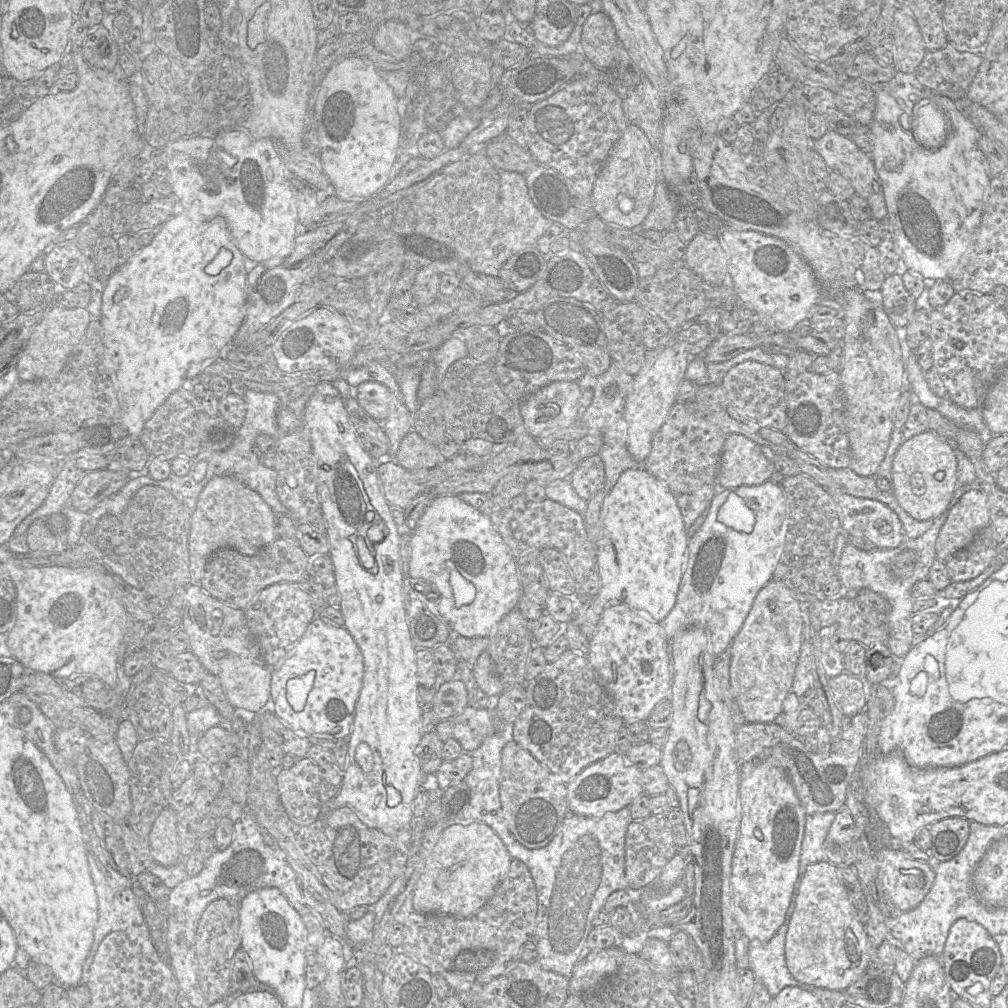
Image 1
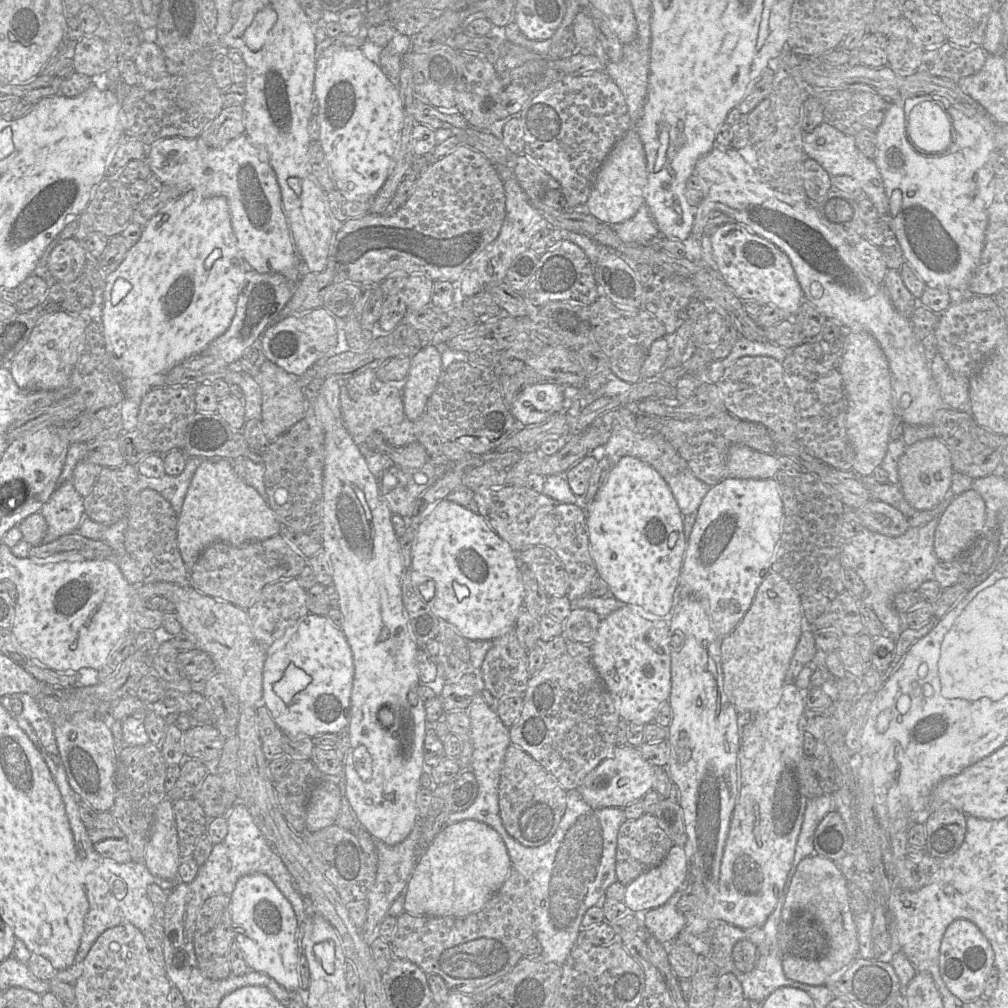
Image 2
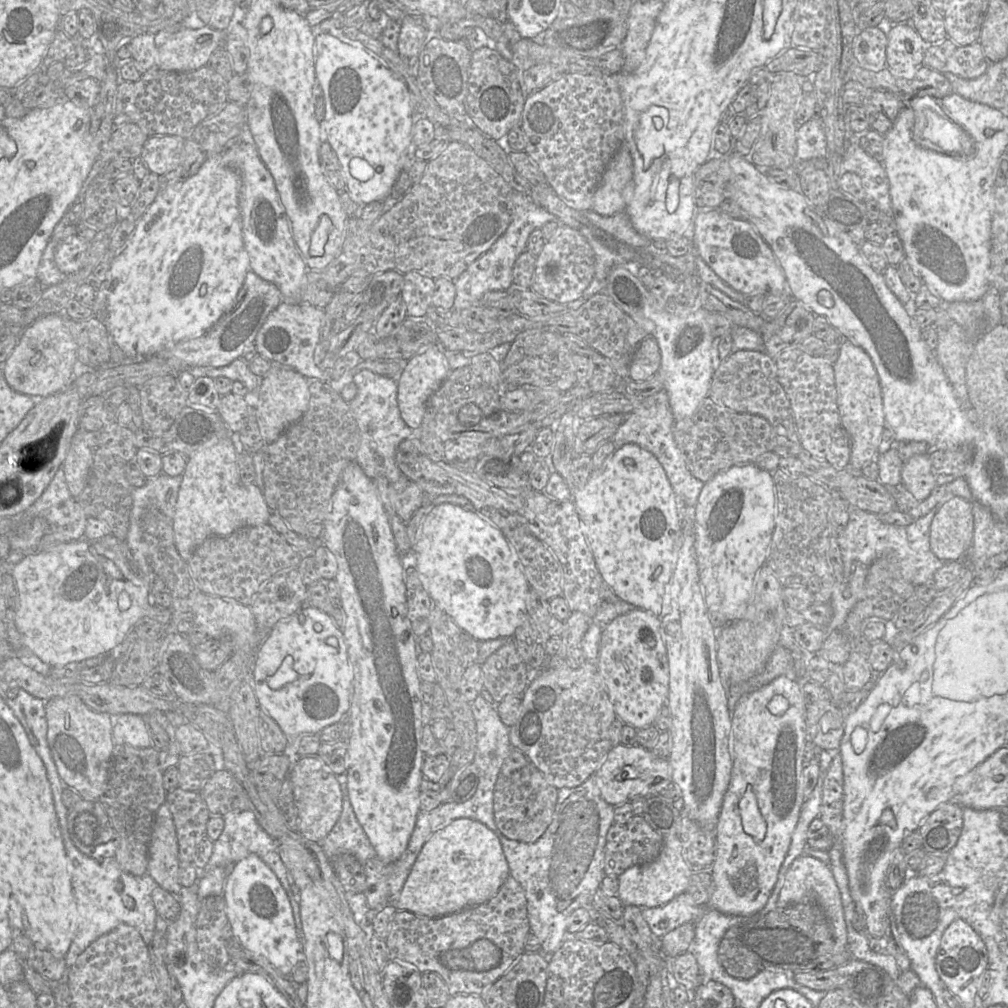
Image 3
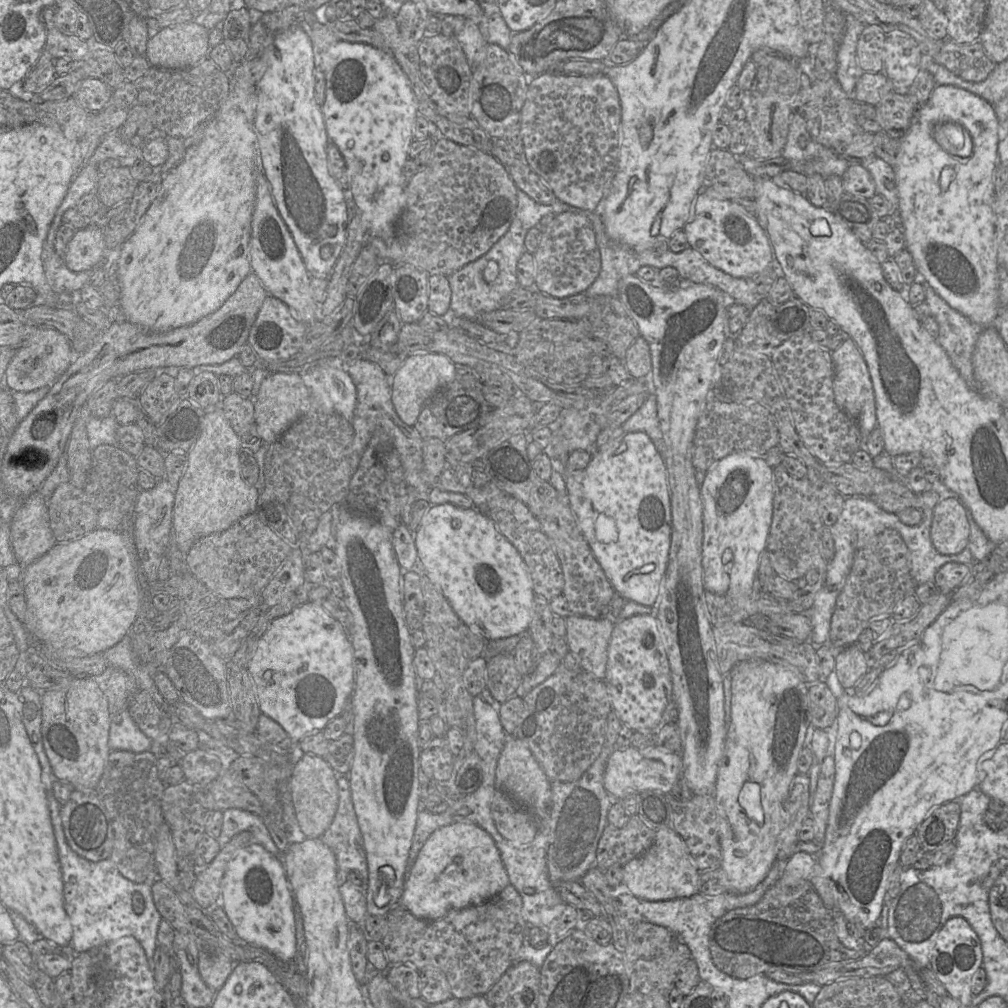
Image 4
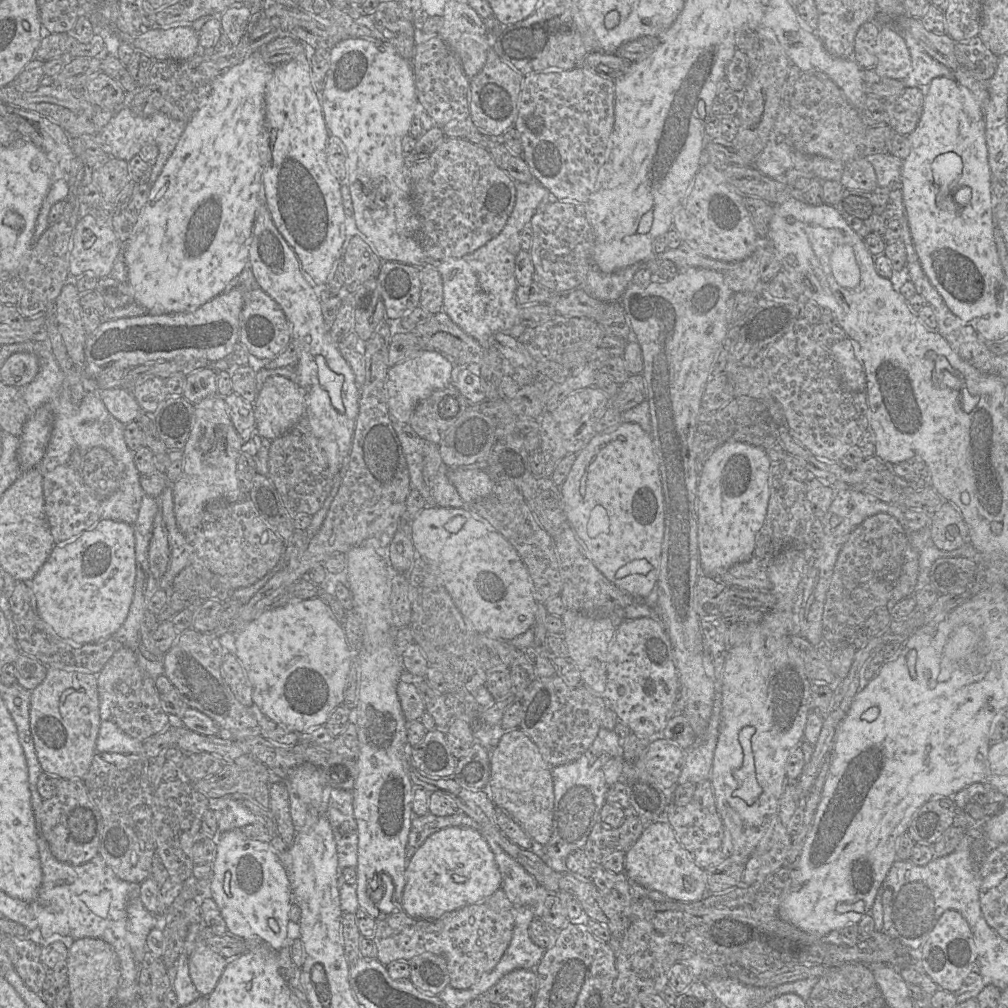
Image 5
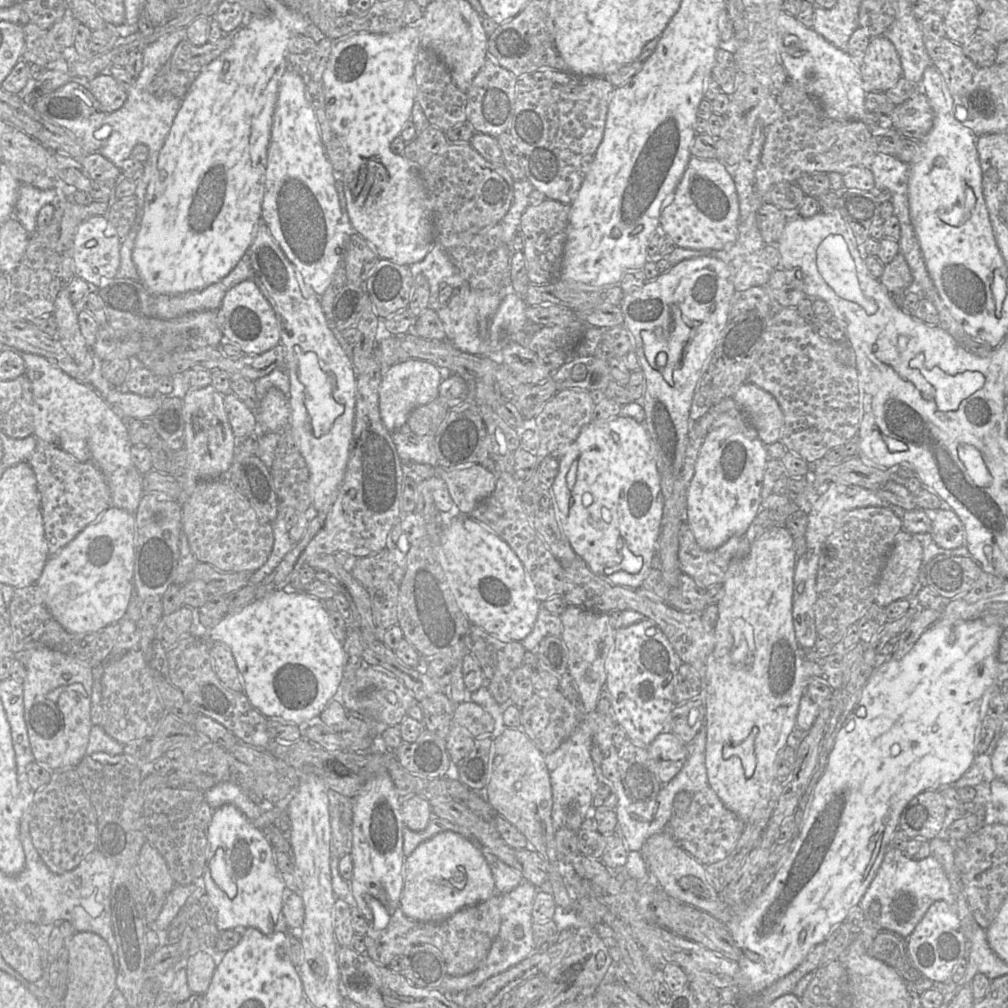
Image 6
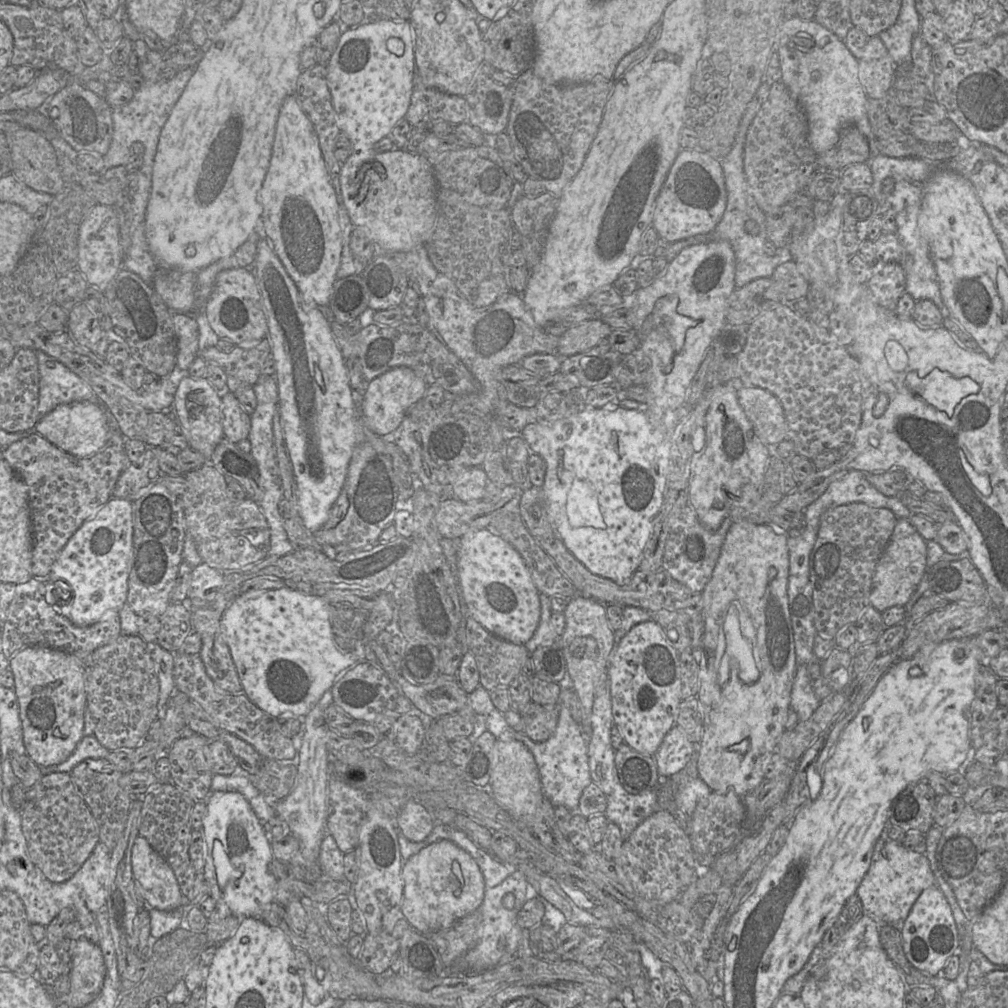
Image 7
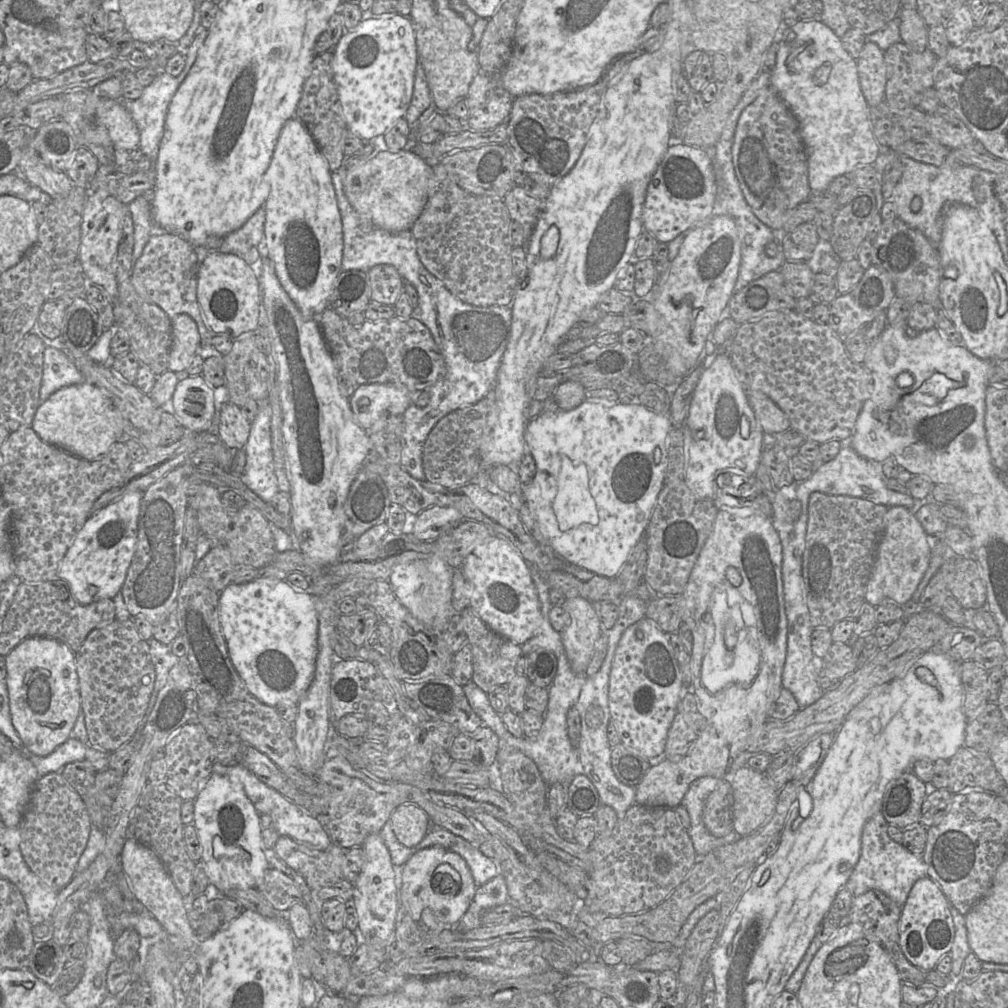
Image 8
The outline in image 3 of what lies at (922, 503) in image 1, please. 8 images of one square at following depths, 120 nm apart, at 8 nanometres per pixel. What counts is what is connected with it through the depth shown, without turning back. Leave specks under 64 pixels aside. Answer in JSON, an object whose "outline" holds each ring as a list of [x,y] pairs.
{"outline":[[[928,454],[914,455],[903,463],[901,484],[919,501],[931,494],[937,482],[931,471]]]}

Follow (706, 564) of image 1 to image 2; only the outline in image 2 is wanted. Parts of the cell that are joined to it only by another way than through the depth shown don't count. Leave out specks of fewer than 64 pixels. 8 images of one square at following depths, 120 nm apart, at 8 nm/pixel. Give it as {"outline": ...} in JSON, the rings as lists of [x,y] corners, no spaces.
{"outline":[[[724,477],[709,487],[696,511],[677,587],[679,598],[695,598],[705,608],[714,633],[723,638],[741,621],[749,609],[758,586],[770,572],[782,525],[782,500],[775,481],[770,479],[739,479]]]}

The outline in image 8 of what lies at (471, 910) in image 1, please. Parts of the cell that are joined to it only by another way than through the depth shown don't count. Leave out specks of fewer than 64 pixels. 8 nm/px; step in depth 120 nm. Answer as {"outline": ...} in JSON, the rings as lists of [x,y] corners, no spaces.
{"outline":[[[438,845],[414,853],[401,868],[401,878],[401,900],[415,922],[422,920],[421,913],[428,908],[439,922],[456,925],[468,910],[477,889],[466,861],[459,854]]]}

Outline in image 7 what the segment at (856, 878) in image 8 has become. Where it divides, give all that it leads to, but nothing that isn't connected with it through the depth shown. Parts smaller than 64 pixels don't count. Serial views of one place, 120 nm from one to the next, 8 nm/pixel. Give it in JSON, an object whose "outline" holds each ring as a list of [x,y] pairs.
{"outline":[[[887,823],[876,841],[869,869],[856,892],[862,902],[864,915],[900,931],[919,895],[926,888],[935,886],[936,878],[925,853],[909,851],[889,838],[888,830],[891,826]]]}

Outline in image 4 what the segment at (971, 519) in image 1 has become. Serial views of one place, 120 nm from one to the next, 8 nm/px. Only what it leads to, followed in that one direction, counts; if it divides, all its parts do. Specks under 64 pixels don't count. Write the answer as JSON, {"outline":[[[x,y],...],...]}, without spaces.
{"outline":[[[946,497],[933,509],[931,540],[942,555],[963,551],[970,536],[967,506],[959,498]]]}

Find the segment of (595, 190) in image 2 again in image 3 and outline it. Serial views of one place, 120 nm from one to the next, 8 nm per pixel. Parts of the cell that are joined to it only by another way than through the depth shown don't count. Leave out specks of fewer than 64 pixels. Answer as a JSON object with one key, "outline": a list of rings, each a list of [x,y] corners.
{"outline":[[[622,145],[608,163],[594,197],[592,210],[602,216],[625,211],[632,196],[633,160]]]}

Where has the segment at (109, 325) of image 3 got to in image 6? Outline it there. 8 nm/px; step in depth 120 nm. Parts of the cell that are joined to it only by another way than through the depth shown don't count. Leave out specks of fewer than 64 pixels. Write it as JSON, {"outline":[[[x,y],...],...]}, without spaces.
{"outline":[[[294,10],[287,11],[282,16],[247,16],[244,24],[234,33],[230,47],[198,73],[189,92],[182,99],[180,109],[160,150],[157,167],[147,188],[143,215],[132,253],[139,280],[150,295],[178,295],[202,290],[227,276],[250,248],[259,223],[262,221],[261,204],[264,193],[267,149],[280,80],[288,68],[286,50],[290,39],[295,35],[304,34],[309,23],[308,18]]]}

